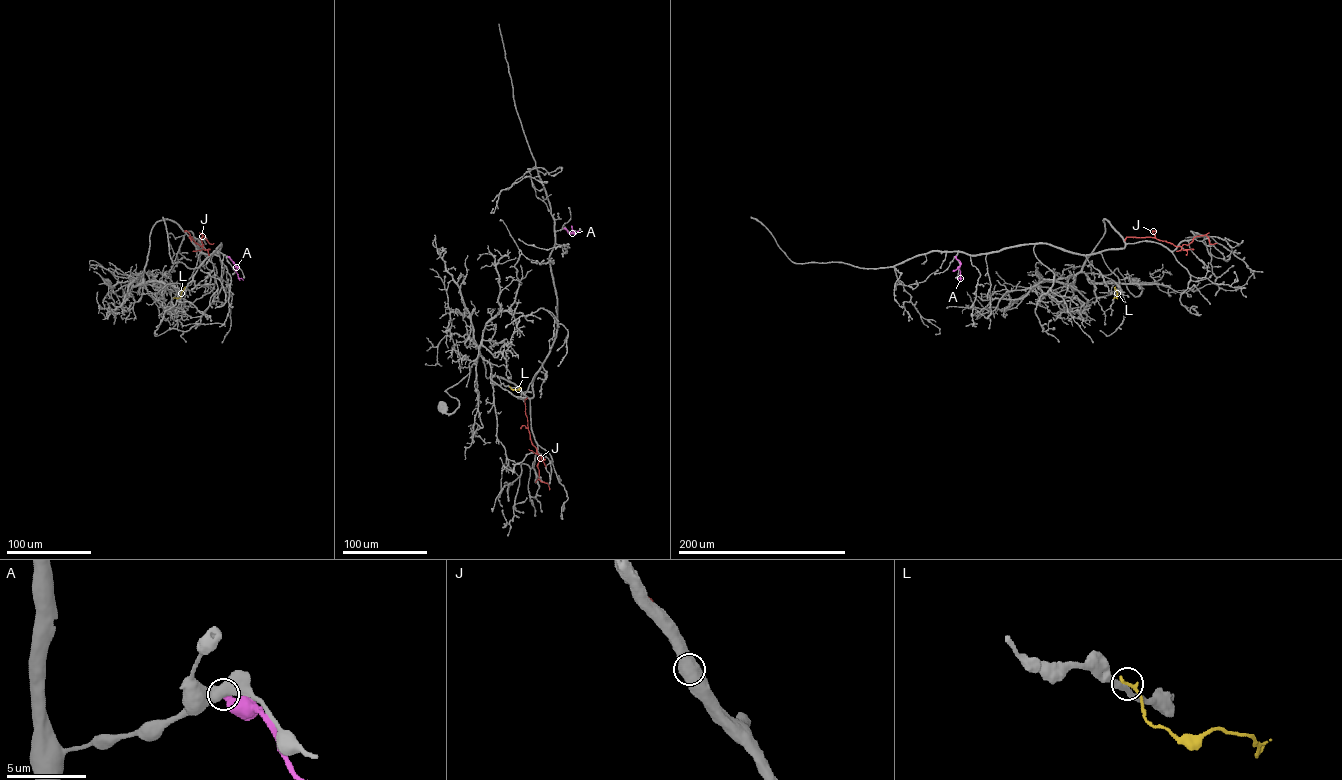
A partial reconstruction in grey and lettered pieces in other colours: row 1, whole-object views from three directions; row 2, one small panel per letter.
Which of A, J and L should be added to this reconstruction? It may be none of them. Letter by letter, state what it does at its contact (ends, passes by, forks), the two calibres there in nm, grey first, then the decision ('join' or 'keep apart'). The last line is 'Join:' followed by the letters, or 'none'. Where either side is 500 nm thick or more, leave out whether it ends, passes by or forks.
A: 550/550 nm | keep apart
J: 800/360 nm | keep apart
L: it ends | 320/280 nm | keep apart
Join: none

